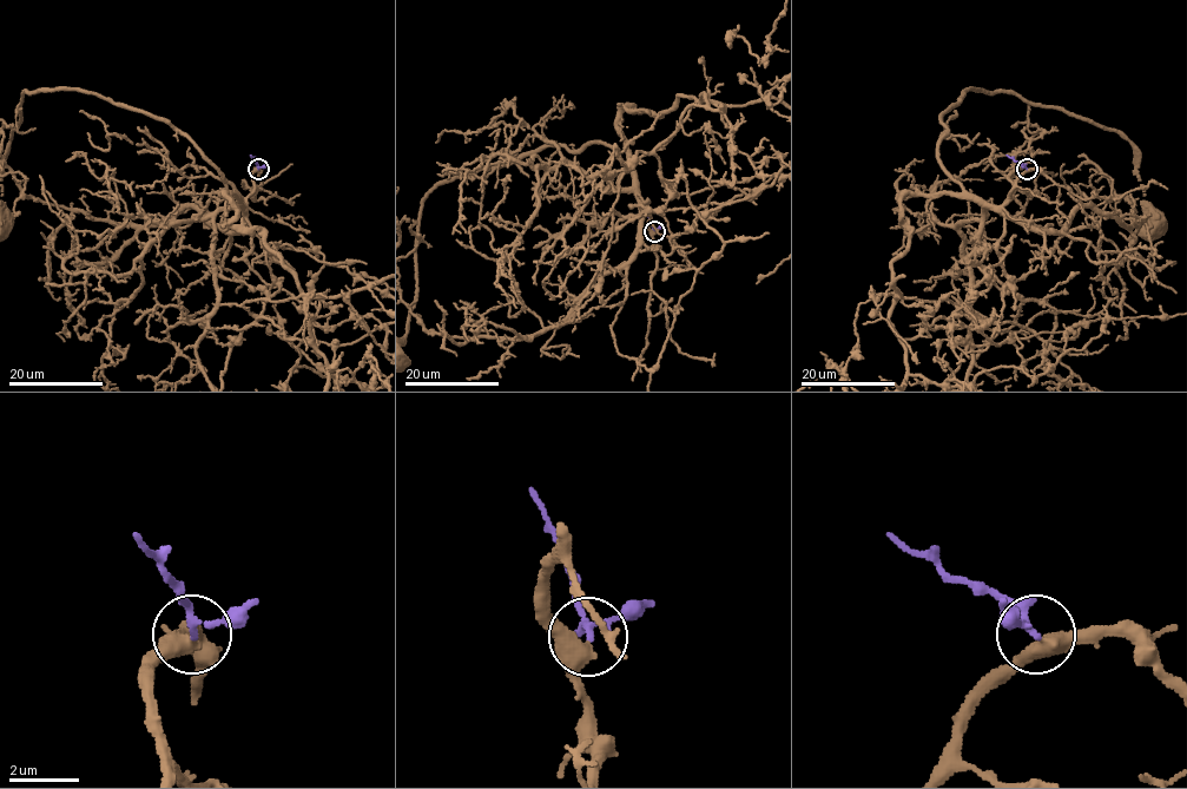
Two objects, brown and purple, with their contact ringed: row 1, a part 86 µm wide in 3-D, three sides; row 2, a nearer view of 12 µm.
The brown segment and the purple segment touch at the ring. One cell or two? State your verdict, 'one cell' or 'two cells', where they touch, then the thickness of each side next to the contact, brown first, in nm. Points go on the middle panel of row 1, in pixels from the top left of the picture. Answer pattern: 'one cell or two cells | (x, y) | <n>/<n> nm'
one cell | (654, 231) | 400/170 nm

